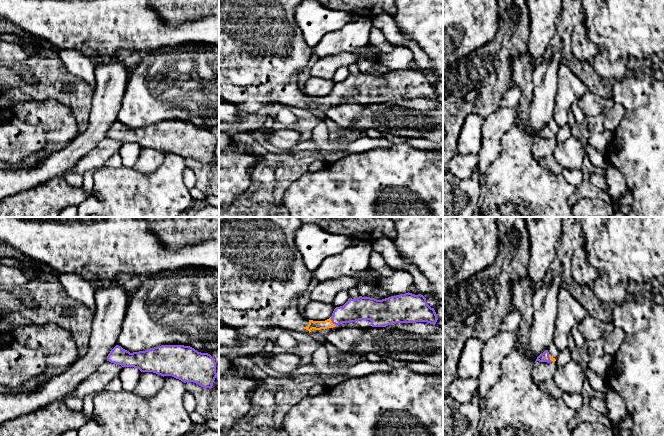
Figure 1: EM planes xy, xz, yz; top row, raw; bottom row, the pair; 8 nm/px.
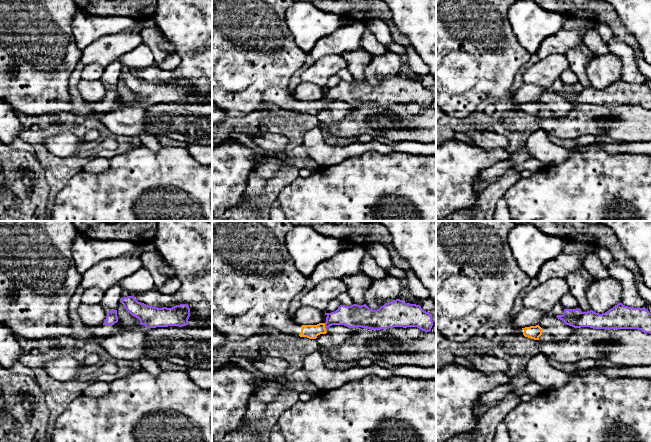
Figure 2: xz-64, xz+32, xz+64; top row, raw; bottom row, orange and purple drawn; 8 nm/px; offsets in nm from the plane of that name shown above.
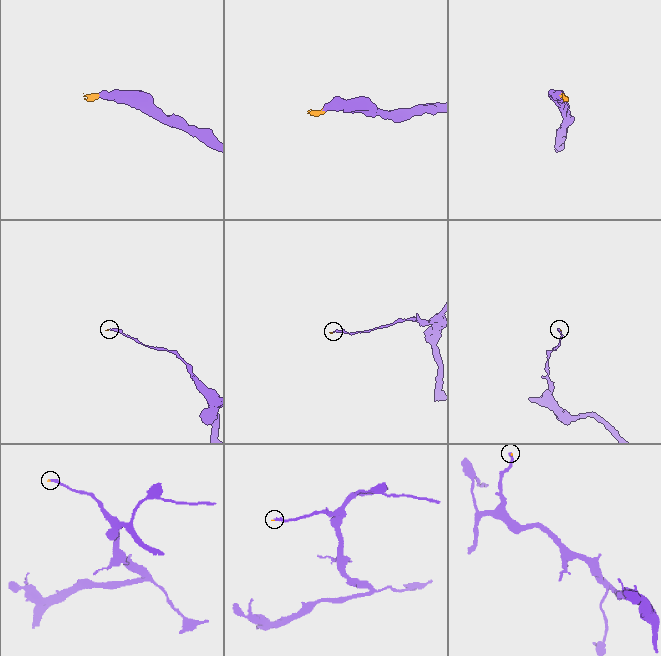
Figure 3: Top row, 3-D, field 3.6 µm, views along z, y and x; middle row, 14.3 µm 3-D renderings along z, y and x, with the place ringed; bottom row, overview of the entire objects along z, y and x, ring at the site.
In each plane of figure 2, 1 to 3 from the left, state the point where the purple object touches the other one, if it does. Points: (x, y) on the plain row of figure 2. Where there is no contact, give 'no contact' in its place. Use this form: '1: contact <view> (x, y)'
1: no contact
2: contact xz+32 (324, 102)
3: no contact

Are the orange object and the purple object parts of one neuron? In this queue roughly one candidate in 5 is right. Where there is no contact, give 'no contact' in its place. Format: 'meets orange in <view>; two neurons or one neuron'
meets orange in xz; one neuron

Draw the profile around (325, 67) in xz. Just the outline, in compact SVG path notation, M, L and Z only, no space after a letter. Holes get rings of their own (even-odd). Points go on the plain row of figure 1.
M343 51L335 55L320 58L310 69L311 77L333 78L335 72L344 66L356 63L358 57L353 52Z

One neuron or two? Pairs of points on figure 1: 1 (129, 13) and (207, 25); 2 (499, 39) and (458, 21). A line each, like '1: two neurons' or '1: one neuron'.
1: one neuron
2: two neurons

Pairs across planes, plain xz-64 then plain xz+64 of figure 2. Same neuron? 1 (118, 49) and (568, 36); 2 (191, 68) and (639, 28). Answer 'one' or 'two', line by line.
1: one
2: one

